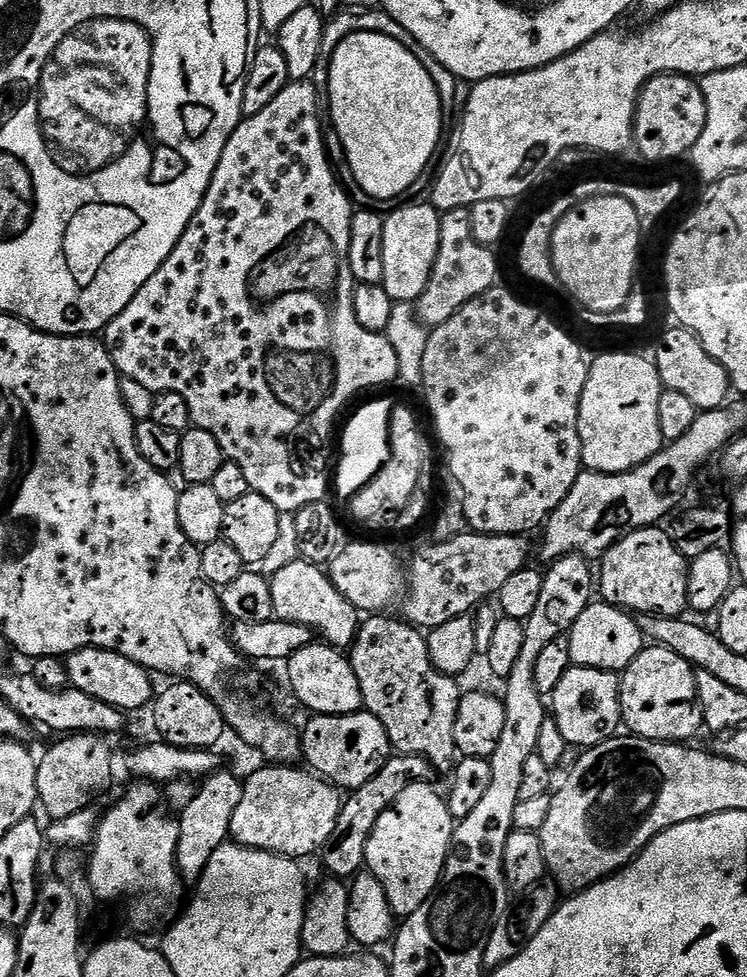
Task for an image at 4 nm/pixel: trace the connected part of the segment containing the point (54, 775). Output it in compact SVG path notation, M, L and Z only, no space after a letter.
M77 732L65 735L48 753L39 757L36 765L38 774L39 807L49 812L52 820L70 818L78 810L93 807L99 792L108 788L112 780L112 748L103 735L95 732Z

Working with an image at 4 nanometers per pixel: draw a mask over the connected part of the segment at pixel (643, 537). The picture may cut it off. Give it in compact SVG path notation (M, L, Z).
M663 527L639 528L617 540L599 561L598 592L605 601L632 614L683 617L688 607L689 560L676 549Z

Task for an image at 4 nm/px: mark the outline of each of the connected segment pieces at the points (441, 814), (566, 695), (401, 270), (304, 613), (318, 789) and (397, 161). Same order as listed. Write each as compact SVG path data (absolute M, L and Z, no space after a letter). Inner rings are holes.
M428 782L408 784L382 818L378 818L366 842L367 871L382 882L390 906L400 918L414 914L414 910L430 898L444 873L444 863L452 845L454 821L447 799L441 793L439 796L432 786Z
M569 668L550 697L550 712L568 746L576 750L593 748L617 735L620 715L620 676L597 668Z
M428 202L396 206L392 213L384 216L382 278L386 294L390 294L393 302L415 302L419 300L422 290L426 290L426 282L430 282L430 274L434 270L434 258L438 258L440 217L441 213Z
M301 558L290 562L290 566L282 566L282 570L278 570L278 574L270 577L270 598L274 598L275 619L298 622L319 635L321 632L324 635L321 637L333 648L351 649L356 637L356 630L362 623L361 613L333 586L331 575L321 565L312 564L309 560Z
M300 766L264 767L268 768L260 768L252 777L244 780L242 802L238 802L238 810L234 810L234 822L230 822L231 839L247 848L276 852L279 856L301 858L311 852L319 853L328 843L330 834L334 834L334 826L340 817L341 789Z
M355 32L346 37L334 50L334 54L327 61L328 64L328 96L326 92L326 108L332 111L330 122L338 130L338 138L344 147L344 153L348 159L350 170L366 190L366 194L373 200L393 200L399 198L407 188L414 186L414 182L424 172L429 171L428 163L432 160L432 155L436 152L436 147L440 144L440 131L444 128L444 108L440 105L440 92L436 89L436 84L432 81L432 76L428 73L428 68L404 45L403 39L395 36L387 36L381 32Z

